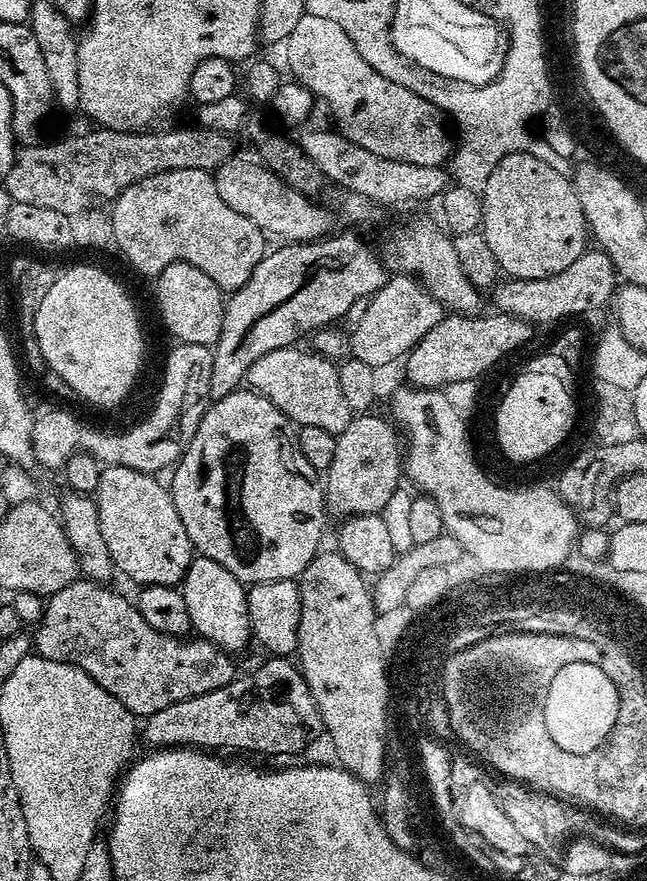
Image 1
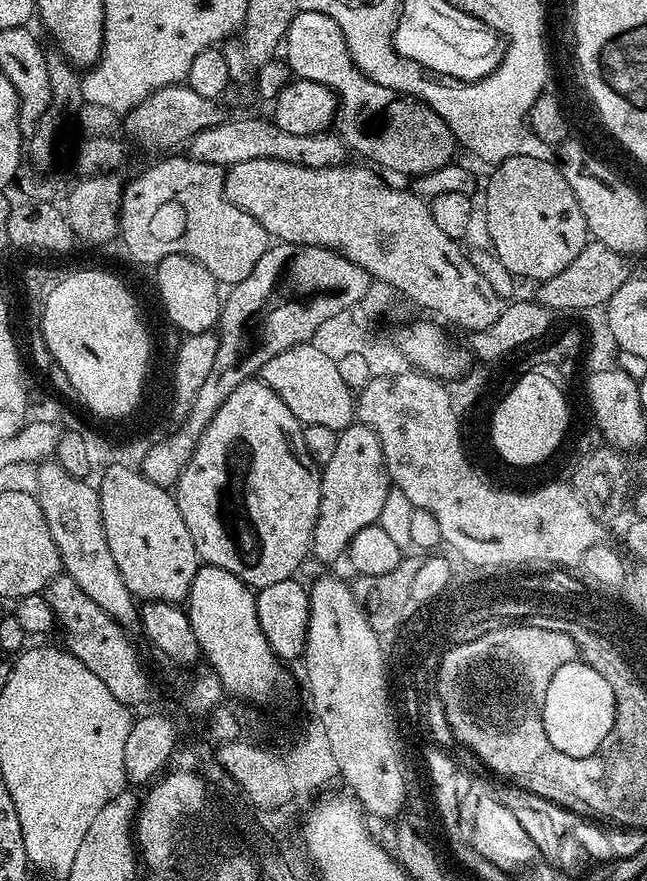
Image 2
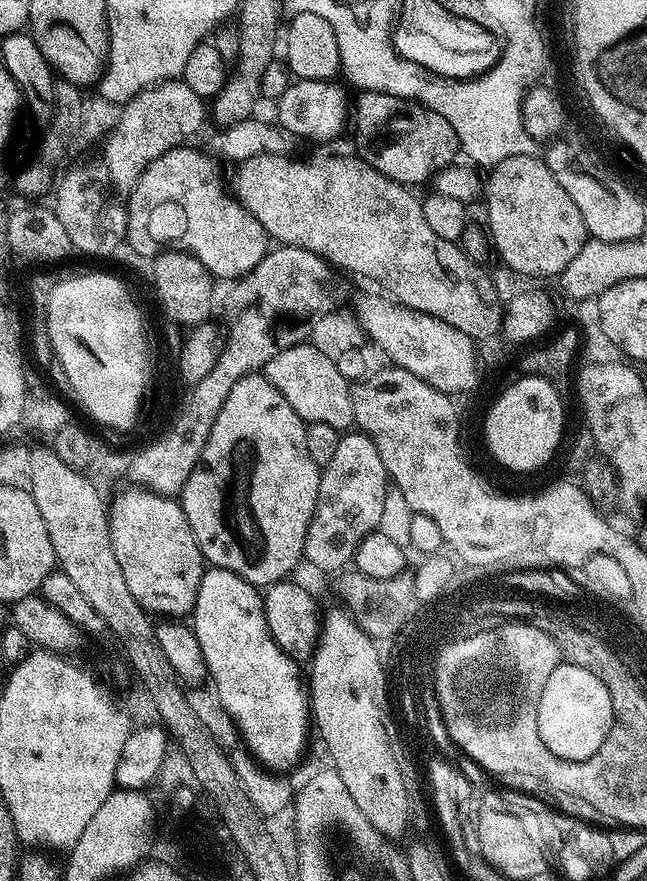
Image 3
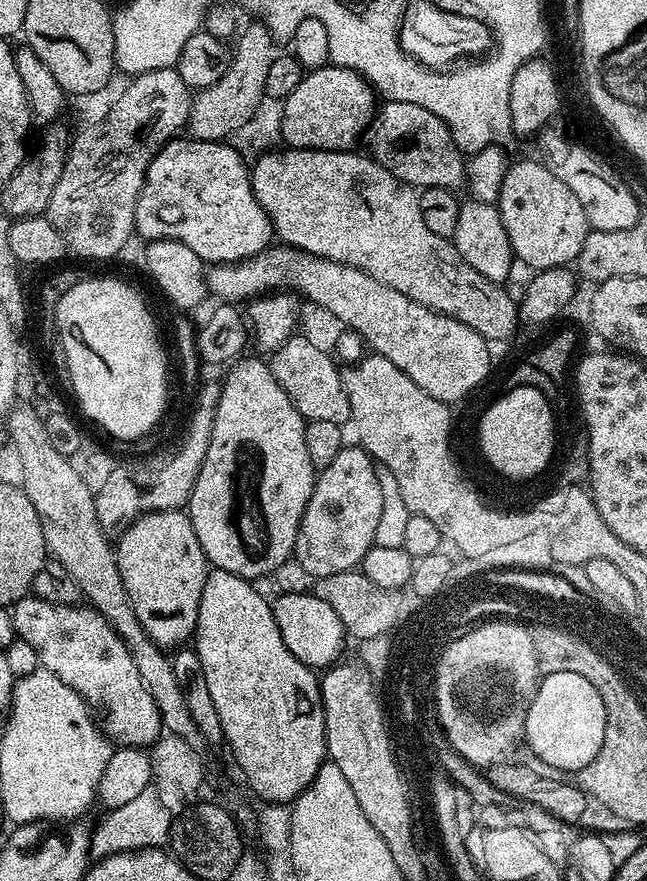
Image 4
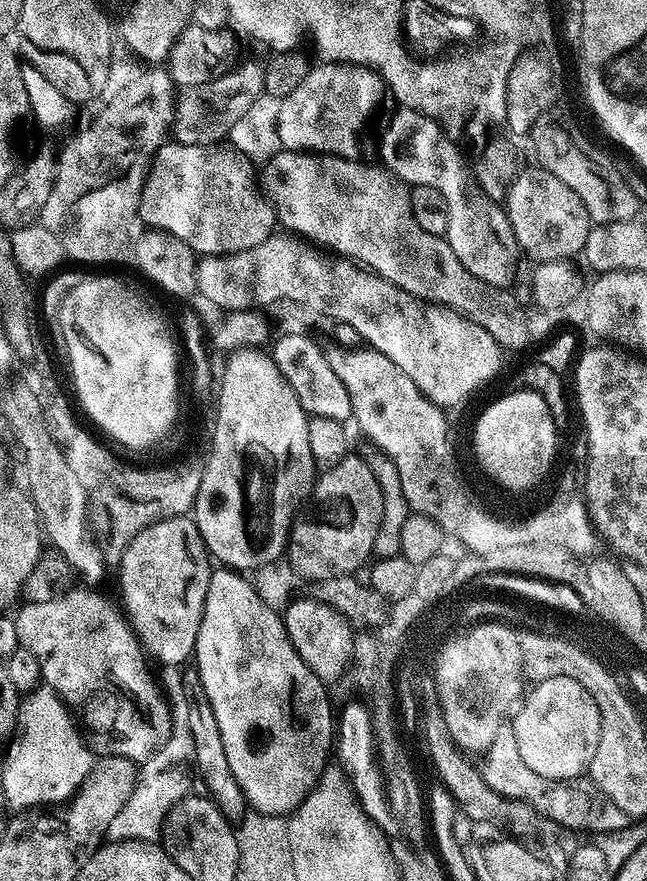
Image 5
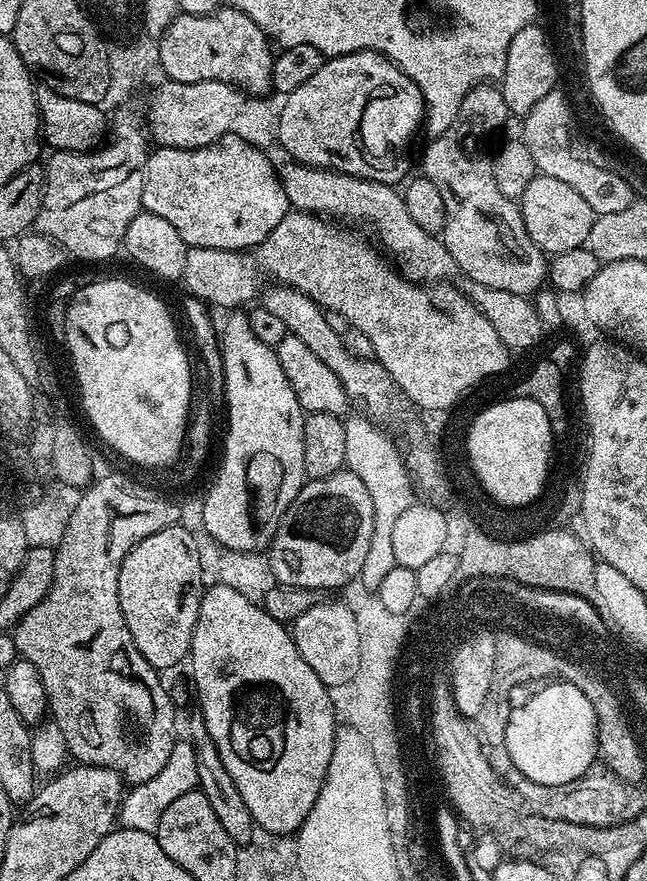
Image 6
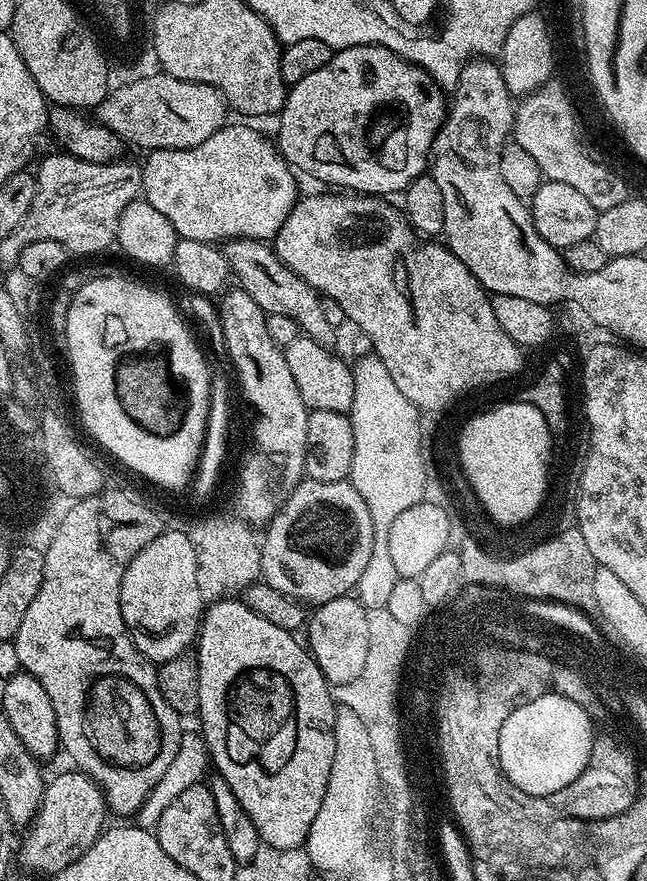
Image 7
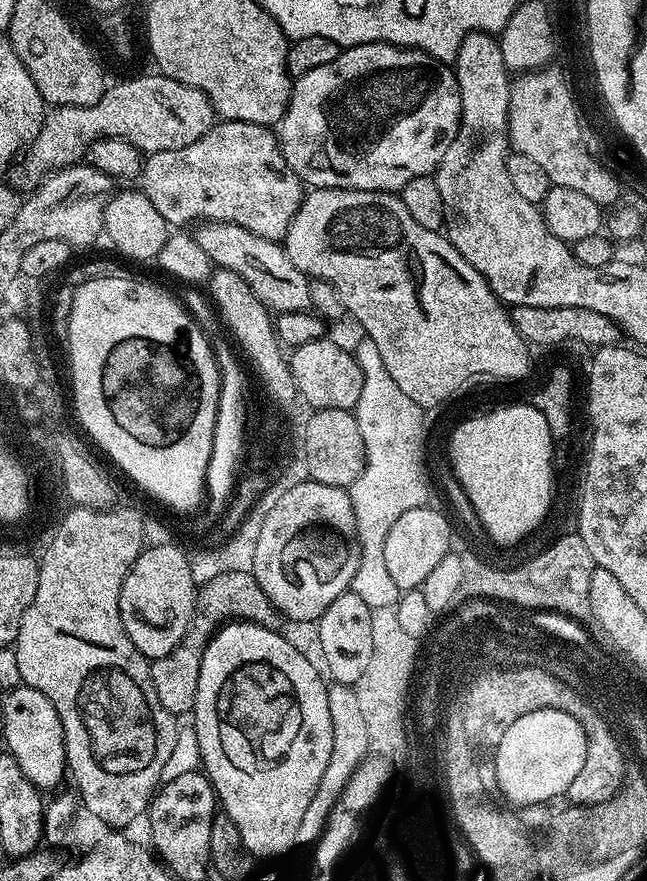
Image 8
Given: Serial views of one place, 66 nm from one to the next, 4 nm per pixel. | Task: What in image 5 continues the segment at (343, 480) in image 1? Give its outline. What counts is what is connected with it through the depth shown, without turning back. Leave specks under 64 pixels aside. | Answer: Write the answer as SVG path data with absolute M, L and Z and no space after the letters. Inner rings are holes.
M355 454L344 456L338 466L323 469L302 511L288 529L287 567L304 582L359 573L364 559L373 555L374 538L382 522L383 501L371 465Z

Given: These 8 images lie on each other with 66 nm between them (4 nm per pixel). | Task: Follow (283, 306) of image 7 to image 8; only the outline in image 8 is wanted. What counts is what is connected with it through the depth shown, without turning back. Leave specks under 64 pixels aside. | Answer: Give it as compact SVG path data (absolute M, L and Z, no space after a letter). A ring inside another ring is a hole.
M217 220L201 223L197 228L200 229L195 229L194 235L198 246L206 250L213 265L238 274L238 278L242 278L242 282L246 282L246 286L250 286L250 290L254 290L256 297L273 313L307 312L311 309L309 277L290 262L290 254L283 243L262 238L242 226Z

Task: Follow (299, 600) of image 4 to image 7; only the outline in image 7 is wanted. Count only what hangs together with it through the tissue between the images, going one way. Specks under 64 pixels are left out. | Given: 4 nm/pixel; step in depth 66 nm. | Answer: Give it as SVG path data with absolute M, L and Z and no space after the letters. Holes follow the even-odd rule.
M355 595L339 596L330 602L319 605L311 613L306 624L306 647L316 659L324 679L332 686L346 686L361 670L366 652L369 649L369 631L366 628L368 609Z

